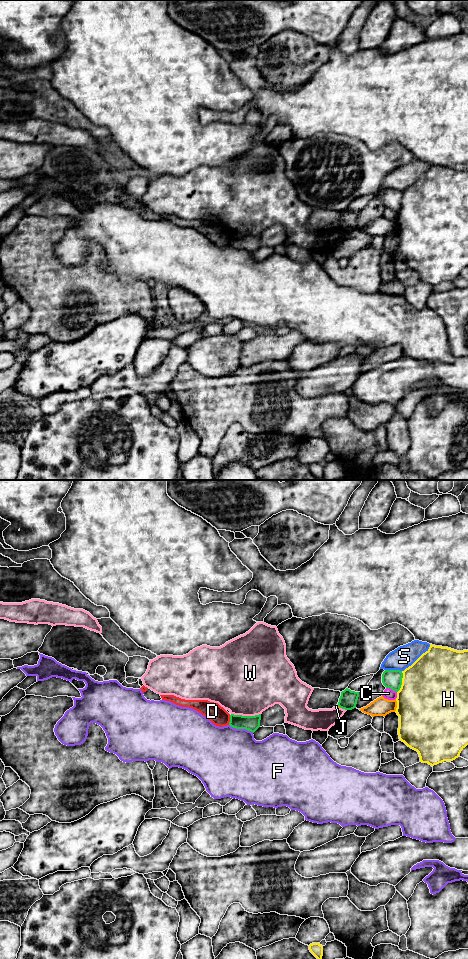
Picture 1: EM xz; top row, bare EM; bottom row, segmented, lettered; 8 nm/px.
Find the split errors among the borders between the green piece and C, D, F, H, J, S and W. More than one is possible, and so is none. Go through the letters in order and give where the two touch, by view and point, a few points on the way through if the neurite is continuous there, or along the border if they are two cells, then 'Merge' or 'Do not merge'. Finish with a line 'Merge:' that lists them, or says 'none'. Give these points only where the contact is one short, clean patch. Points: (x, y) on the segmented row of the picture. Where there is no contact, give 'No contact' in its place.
C: Touches green at xz (391, 688). Do not merge
D: Touches green at xz (230, 720). Boundary: xz (230, 715), (228, 724). Do not merge
F: Touches green at xz (241, 728). Boundary: xz (229, 724), (235, 728), (245, 728), (253, 732). Do not merge
H: Touches green at xz (401, 682). Do not merge
J: Touches green at xz (339, 706). Do not merge
S: Touches green at xz (393, 670). Boundary: xz (385, 669), (399, 669), (401, 671). Do not merge
W: Touches green at xz (246, 716). Do not merge
Merge: none

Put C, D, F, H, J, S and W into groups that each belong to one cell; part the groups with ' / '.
C / D / F / H / J / S / W

